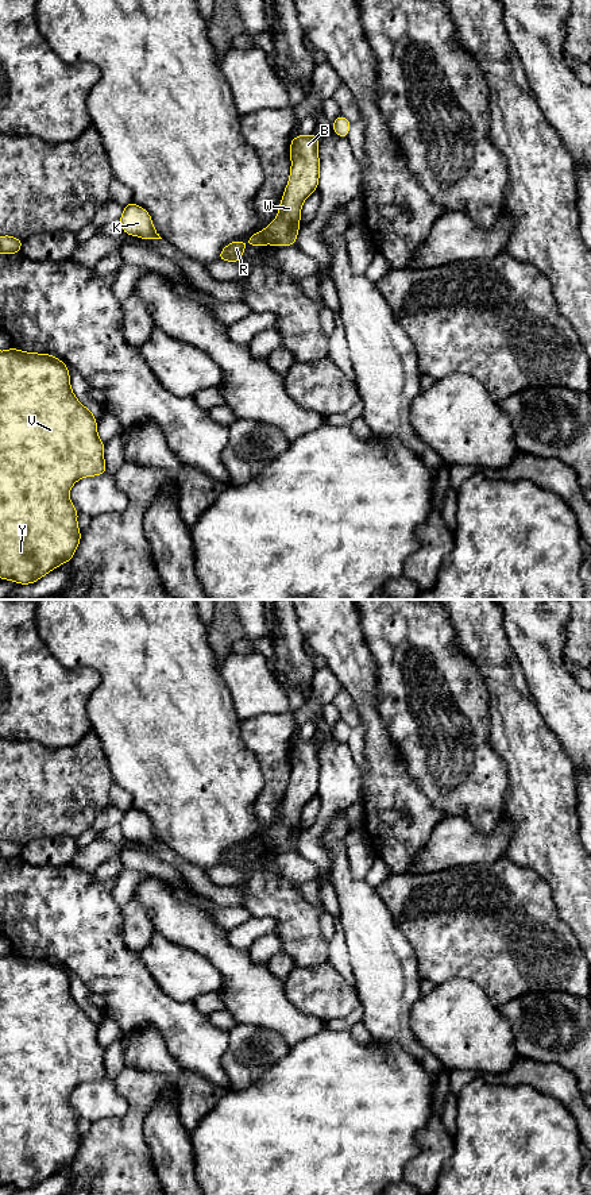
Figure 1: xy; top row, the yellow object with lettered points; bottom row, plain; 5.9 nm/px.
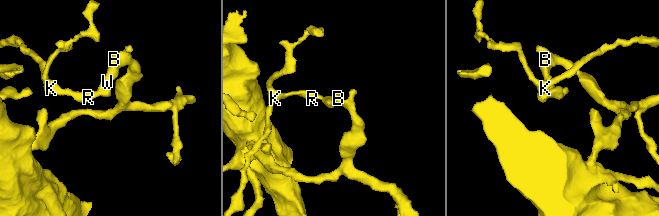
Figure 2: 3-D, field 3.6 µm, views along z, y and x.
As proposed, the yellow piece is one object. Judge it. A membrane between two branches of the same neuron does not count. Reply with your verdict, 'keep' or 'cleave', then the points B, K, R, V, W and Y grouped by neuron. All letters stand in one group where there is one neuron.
cleave | B V W Y / K R

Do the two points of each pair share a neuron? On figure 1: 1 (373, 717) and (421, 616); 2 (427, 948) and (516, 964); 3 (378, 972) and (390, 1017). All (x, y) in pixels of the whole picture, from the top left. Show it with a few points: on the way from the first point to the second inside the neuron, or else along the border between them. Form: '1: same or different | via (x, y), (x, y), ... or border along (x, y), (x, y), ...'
1: different | border along (375, 677), (375, 706), (382, 725), (390, 737)
2: same | via (448, 948), (494, 948)
3: same | via (387, 983), (387, 1006)

